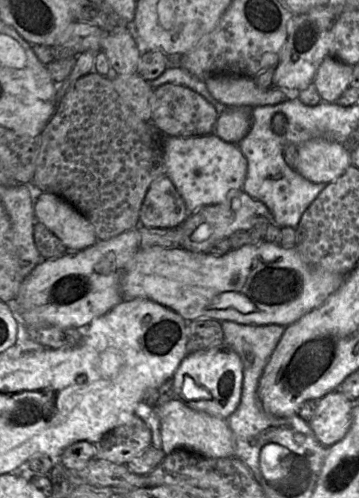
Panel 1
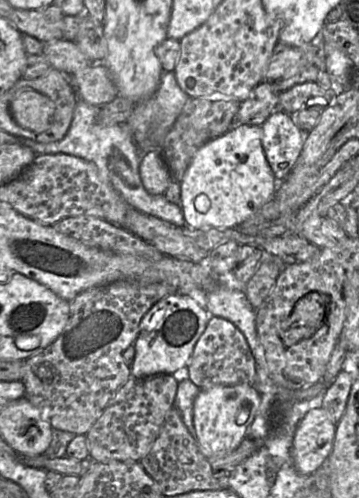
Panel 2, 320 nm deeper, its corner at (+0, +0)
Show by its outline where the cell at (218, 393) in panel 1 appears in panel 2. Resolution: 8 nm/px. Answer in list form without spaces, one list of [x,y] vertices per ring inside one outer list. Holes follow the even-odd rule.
[[[250,384],[215,385],[201,389],[193,403],[193,424],[196,432],[196,442],[207,459],[220,459],[235,451],[242,441],[248,437],[248,429],[253,422],[261,402],[257,389]]]

